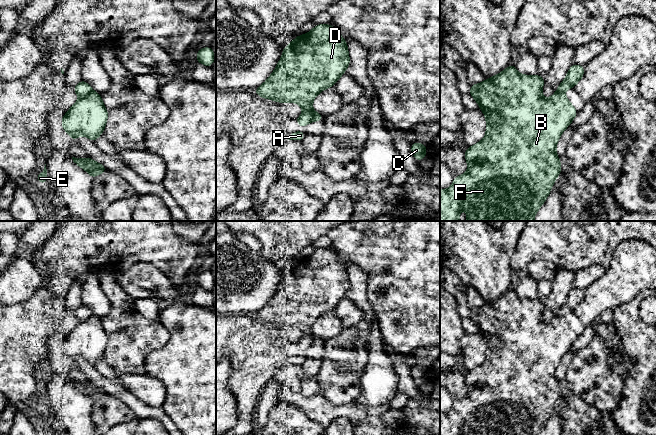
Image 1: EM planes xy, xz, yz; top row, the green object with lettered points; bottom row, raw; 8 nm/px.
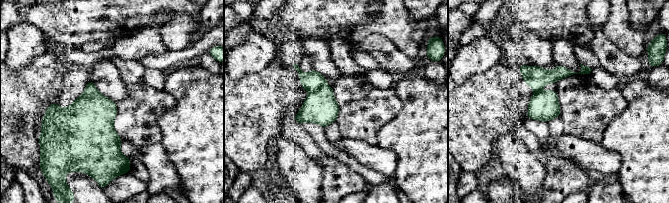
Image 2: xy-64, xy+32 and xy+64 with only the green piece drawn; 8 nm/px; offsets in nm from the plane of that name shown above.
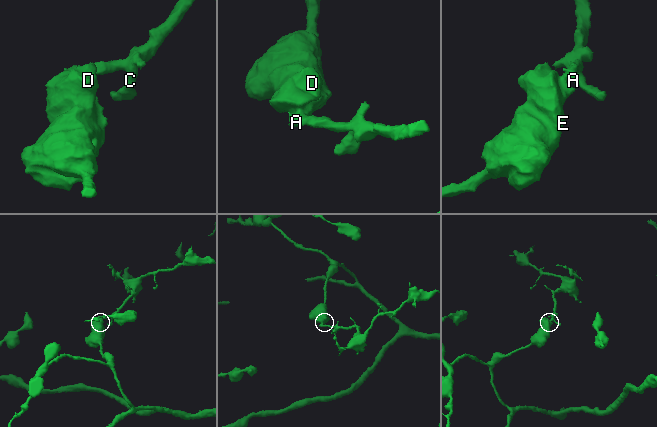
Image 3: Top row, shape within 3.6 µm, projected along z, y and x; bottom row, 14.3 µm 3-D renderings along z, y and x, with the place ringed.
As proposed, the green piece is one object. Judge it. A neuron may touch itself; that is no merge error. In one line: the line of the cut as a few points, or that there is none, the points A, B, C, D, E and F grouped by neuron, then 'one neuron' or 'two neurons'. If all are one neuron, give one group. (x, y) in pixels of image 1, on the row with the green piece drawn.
cut in xz along (304, 110), (312, 115), (313, 120); A C / B D E F; two neurons

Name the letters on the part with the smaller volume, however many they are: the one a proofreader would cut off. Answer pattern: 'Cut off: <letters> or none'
Cut off: A, C

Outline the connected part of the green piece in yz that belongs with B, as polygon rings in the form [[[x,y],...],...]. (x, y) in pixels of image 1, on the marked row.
[[[512,64],[483,83],[471,85],[469,93],[486,118],[486,134],[482,141],[465,150],[468,171],[455,176],[450,188],[440,190],[440,221],[459,221],[462,209],[467,210],[467,221],[534,221],[561,172],[556,144],[578,112],[563,92],[543,98],[543,86],[543,76],[521,75]]]

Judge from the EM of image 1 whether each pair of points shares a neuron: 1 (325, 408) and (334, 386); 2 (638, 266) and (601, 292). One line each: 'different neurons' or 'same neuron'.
1: different neurons
2: same neuron

